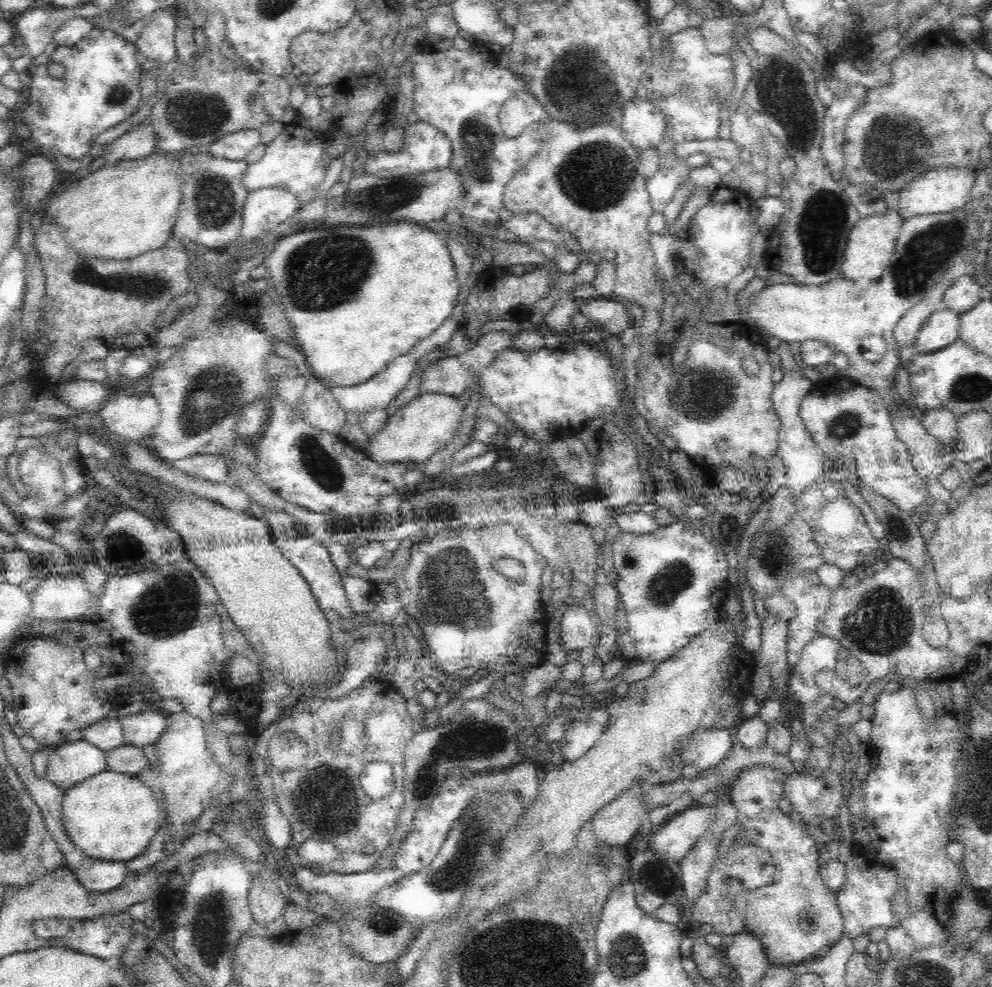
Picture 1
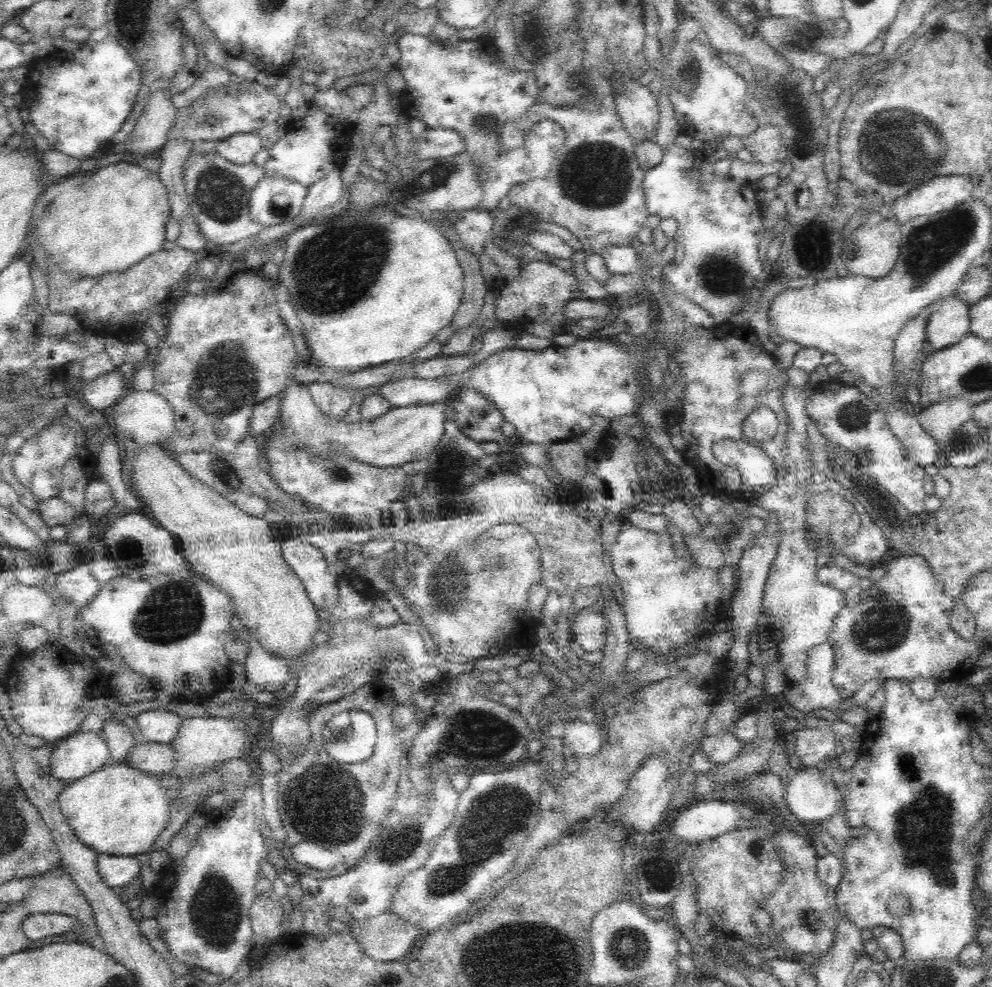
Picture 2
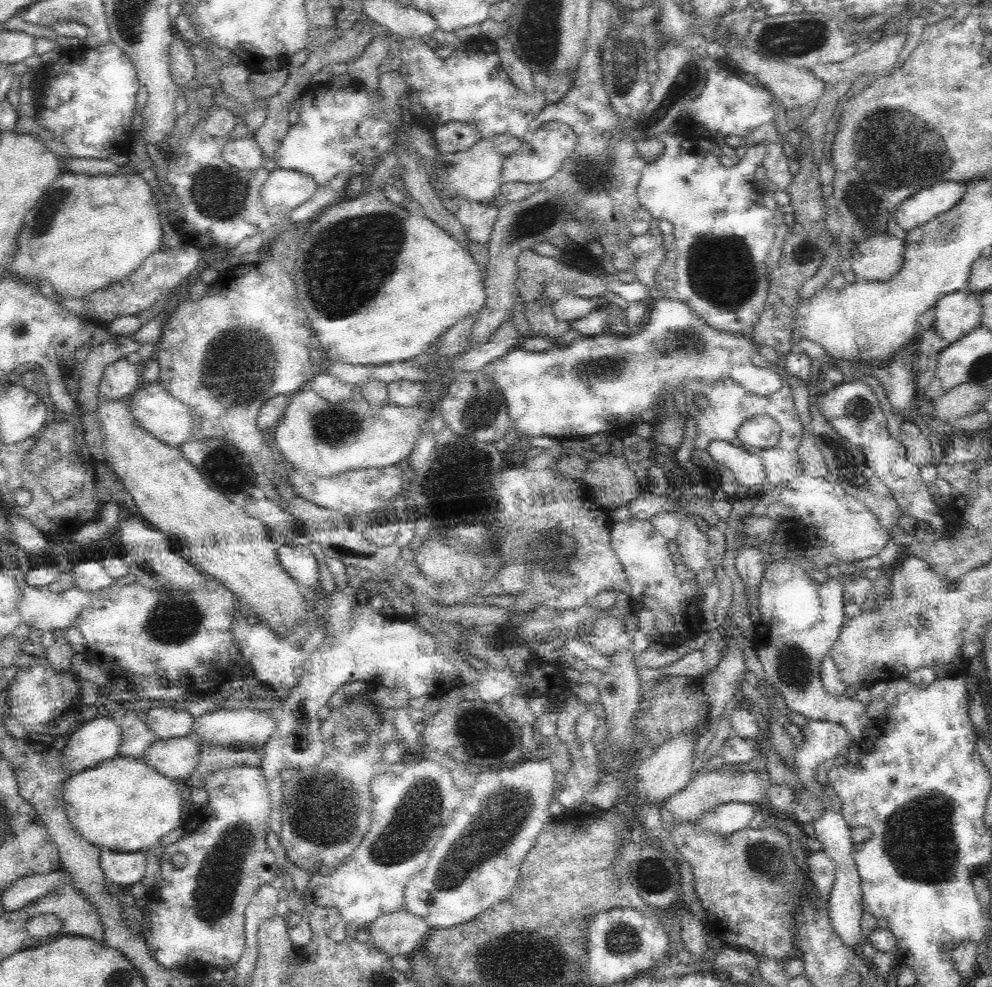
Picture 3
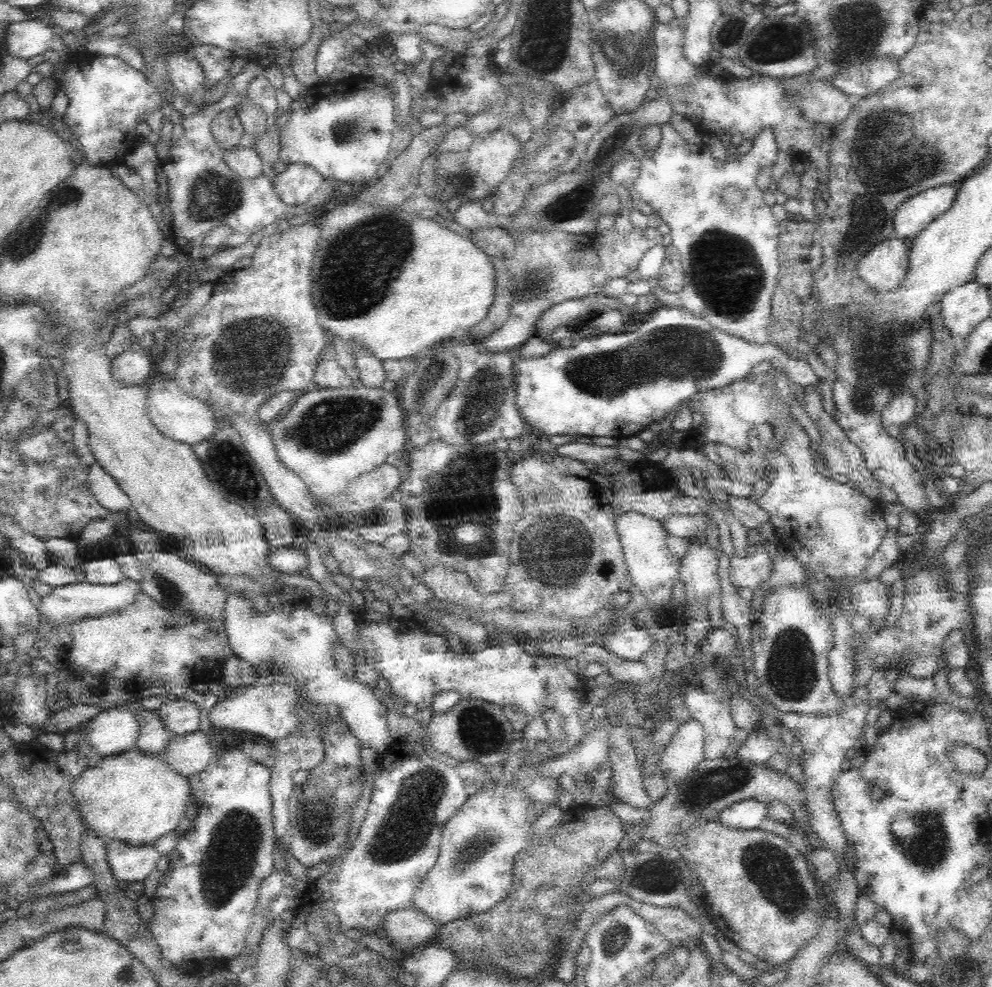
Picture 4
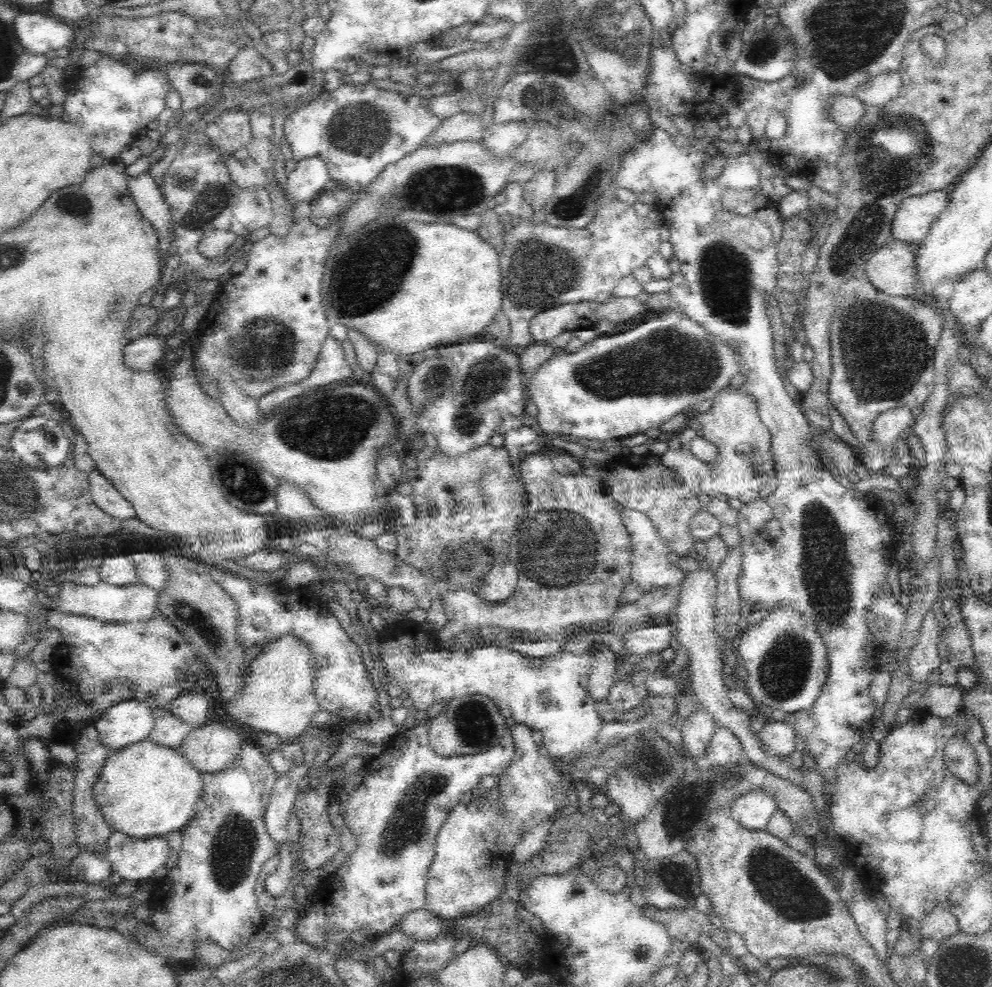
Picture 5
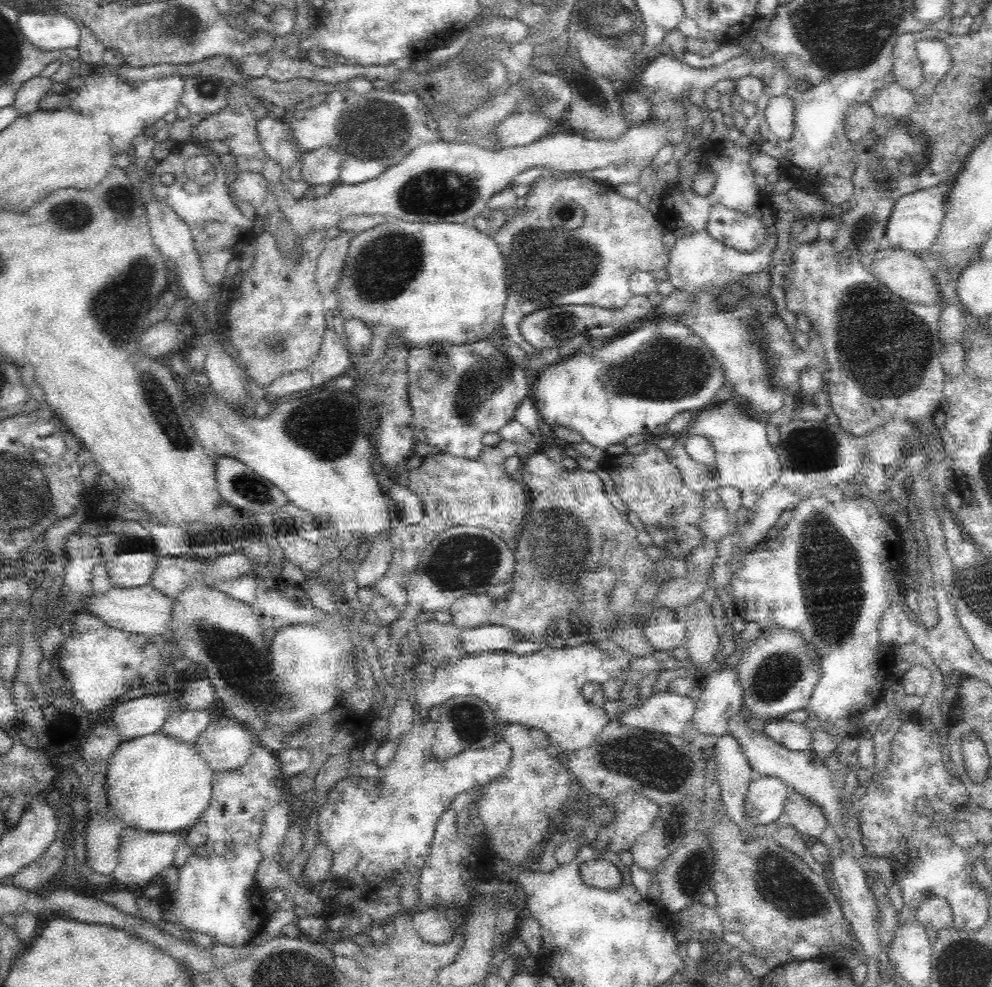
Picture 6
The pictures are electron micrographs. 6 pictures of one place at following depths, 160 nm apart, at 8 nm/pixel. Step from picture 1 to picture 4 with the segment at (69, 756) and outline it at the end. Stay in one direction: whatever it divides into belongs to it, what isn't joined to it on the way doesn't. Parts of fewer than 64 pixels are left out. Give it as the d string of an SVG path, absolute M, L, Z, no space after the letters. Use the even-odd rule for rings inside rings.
M112 708L92 718L86 726L87 743L97 756L118 755L134 750L138 739L140 723L134 708Z

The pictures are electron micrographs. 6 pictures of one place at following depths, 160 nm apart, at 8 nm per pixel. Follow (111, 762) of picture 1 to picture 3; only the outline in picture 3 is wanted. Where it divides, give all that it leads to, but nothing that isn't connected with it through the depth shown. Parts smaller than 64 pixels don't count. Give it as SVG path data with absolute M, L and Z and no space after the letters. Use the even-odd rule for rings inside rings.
M190 736L169 740L155 739L142 760L171 781L182 781L200 760L199 743Z

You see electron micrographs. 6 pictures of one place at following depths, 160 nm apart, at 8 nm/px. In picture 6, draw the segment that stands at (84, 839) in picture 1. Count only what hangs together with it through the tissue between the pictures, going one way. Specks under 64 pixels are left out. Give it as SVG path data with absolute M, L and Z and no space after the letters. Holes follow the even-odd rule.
M152 734L122 742L110 758L106 769L106 796L115 817L123 827L134 827L139 831L159 833L185 833L208 809L212 794L213 770L192 744L184 744L164 734Z

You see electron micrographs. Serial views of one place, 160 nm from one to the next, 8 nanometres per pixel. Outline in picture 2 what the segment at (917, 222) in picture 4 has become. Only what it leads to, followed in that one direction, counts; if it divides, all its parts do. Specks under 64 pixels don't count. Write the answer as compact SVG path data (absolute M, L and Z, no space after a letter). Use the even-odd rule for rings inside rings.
M969 175L936 176L894 202L892 210L902 226L914 217L930 217L969 203L975 184Z

